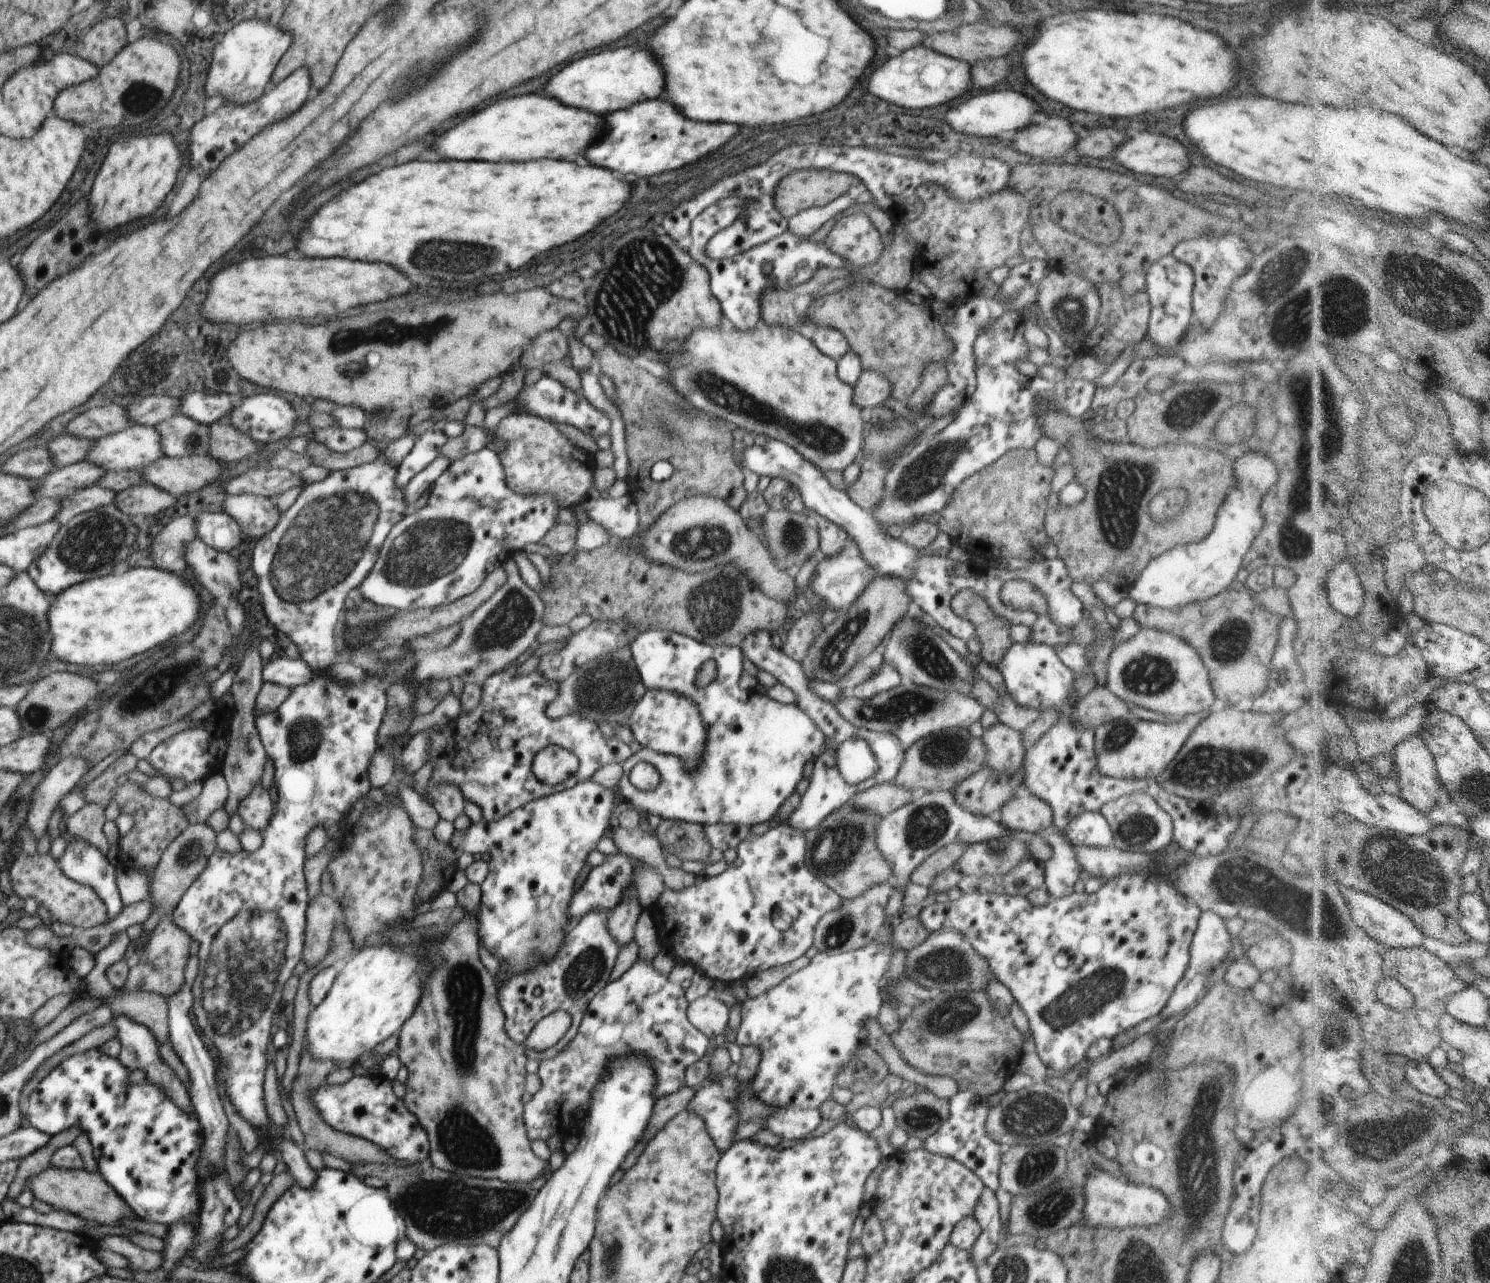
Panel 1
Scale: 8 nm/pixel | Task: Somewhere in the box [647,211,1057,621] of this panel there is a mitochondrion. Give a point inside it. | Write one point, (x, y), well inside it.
(826, 440)

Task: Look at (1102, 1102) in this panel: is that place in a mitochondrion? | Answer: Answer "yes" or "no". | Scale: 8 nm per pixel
no

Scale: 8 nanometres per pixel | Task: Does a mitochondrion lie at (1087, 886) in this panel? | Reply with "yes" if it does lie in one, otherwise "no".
no

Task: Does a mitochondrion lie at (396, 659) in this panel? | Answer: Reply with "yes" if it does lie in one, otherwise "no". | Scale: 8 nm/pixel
yes

